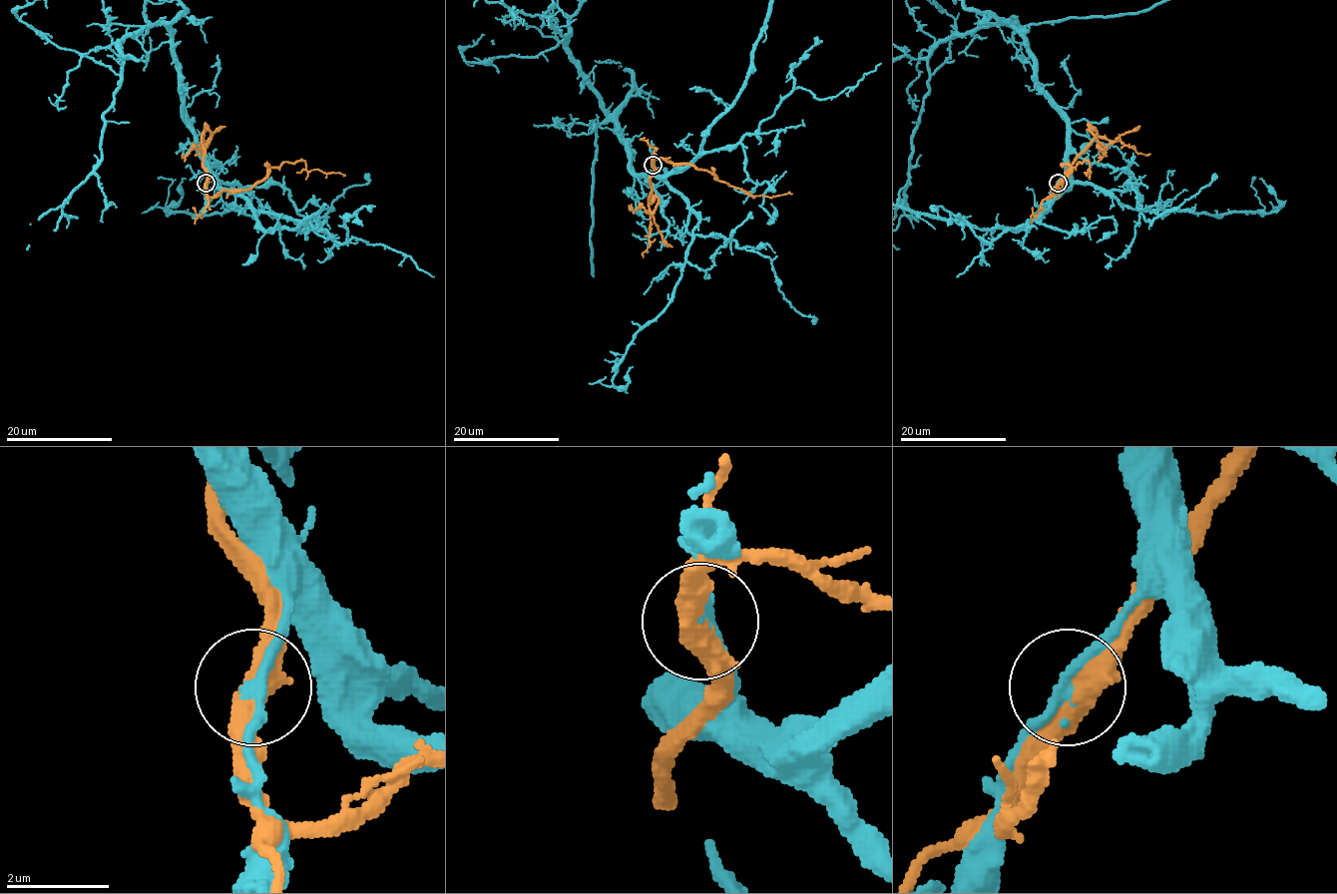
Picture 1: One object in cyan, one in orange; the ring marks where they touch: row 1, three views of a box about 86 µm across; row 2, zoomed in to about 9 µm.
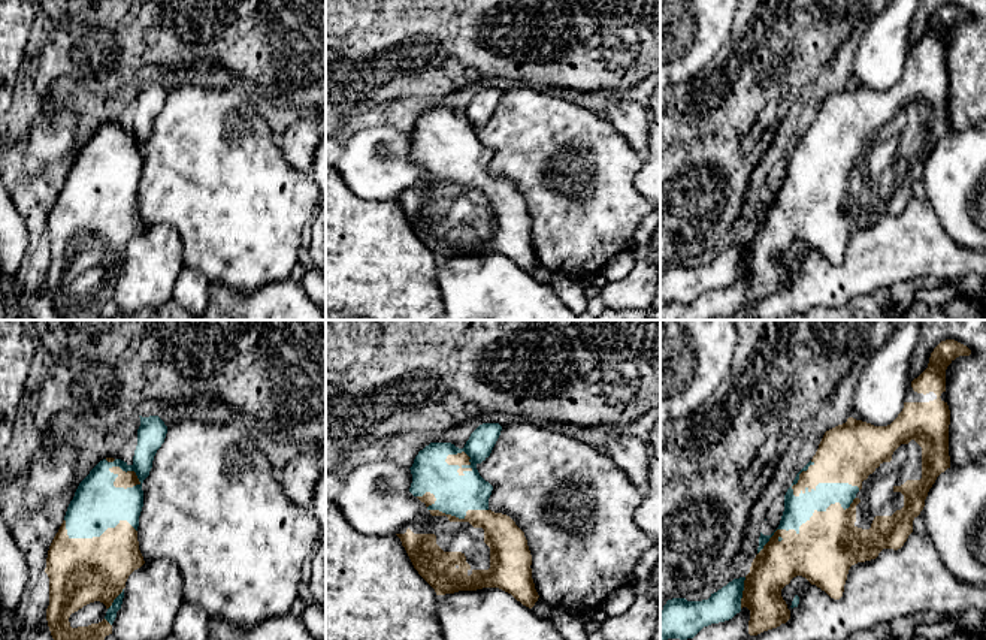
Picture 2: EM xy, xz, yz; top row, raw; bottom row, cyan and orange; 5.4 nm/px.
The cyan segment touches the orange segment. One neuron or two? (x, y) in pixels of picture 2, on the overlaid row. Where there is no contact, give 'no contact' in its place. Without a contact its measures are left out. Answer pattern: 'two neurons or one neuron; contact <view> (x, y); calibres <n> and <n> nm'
two neurons; contact yz (823, 483); calibres 150 and 320 nm

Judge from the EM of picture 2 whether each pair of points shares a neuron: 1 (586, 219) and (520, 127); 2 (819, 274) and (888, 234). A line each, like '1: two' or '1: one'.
1: one
2: one

